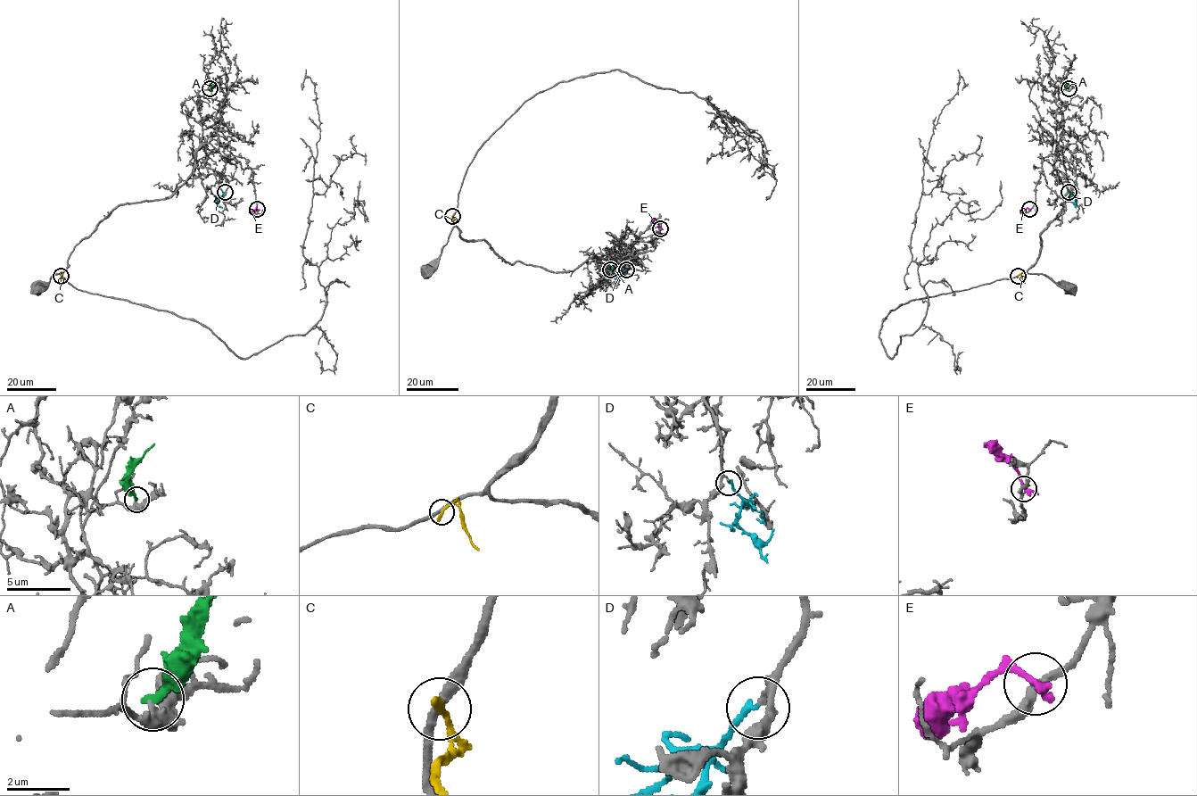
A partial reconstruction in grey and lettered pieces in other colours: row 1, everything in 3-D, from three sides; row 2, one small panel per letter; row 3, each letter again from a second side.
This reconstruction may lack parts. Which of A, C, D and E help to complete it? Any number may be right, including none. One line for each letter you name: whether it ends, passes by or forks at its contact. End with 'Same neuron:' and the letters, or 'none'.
D: It ends there
Same neuron: D

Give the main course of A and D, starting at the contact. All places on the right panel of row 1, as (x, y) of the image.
A: (1069, 88), (1068, 82), (1071, 78)
D: (1069, 193), (1076, 208)

